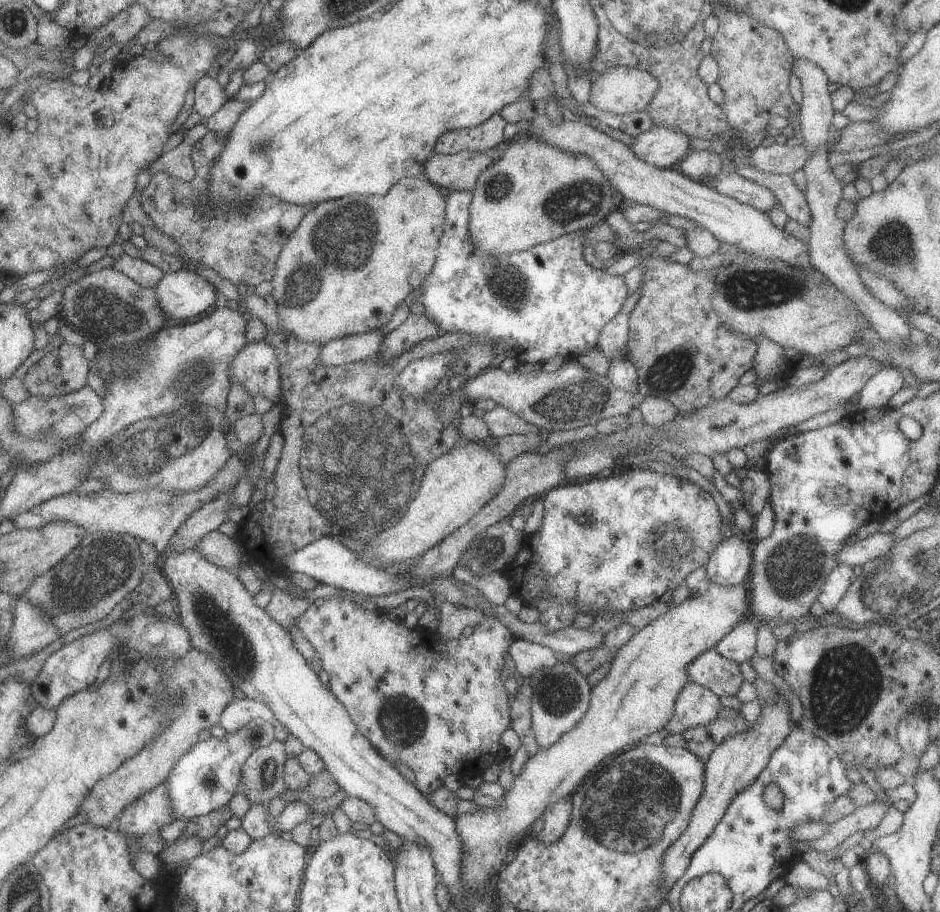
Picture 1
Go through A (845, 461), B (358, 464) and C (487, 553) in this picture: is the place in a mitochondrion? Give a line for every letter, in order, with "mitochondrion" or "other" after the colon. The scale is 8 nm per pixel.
A: other
B: mitochondrion
C: mitochondrion

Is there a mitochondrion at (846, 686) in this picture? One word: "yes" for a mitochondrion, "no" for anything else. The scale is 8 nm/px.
yes

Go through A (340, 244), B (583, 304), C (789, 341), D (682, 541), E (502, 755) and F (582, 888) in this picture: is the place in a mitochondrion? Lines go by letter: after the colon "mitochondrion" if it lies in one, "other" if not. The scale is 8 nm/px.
A: mitochondrion
B: other
C: other
D: mitochondrion
E: other
F: other

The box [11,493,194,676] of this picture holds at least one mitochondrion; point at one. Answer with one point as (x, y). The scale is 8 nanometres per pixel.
(84, 578)

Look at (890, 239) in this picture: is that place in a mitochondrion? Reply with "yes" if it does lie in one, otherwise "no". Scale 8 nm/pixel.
yes

